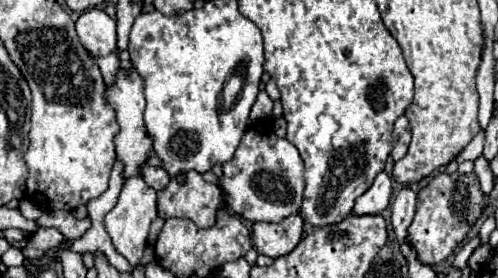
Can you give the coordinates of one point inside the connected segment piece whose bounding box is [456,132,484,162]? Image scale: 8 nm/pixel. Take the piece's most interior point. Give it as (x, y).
(474, 149)

